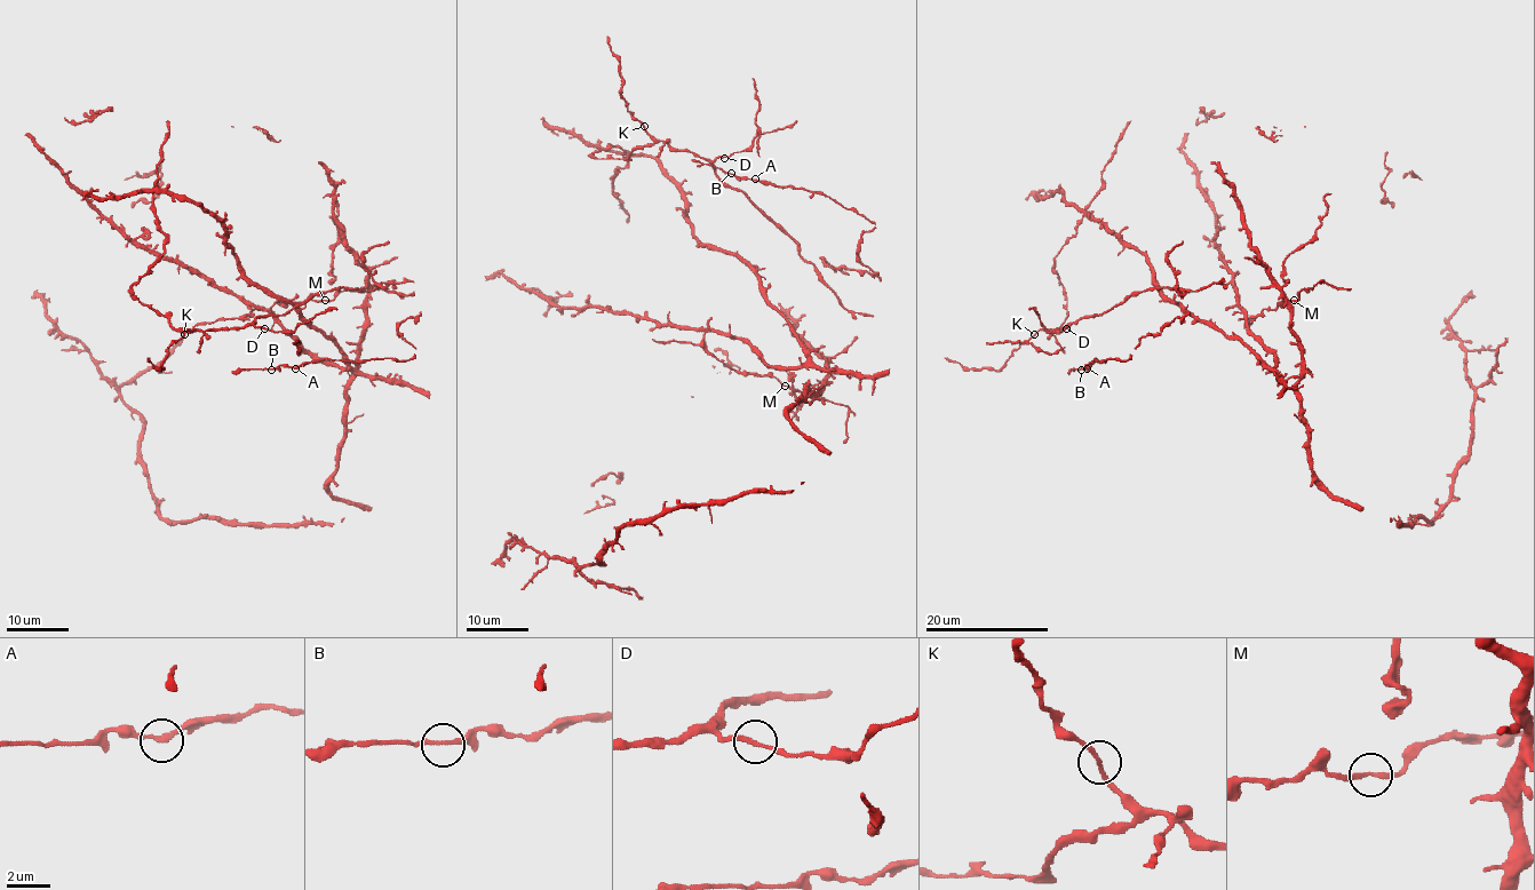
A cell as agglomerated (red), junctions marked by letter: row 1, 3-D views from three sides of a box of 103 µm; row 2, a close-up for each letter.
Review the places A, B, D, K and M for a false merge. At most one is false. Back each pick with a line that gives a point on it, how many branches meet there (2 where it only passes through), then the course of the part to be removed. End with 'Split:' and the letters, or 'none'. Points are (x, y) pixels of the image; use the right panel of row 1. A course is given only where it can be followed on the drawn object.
Split: none

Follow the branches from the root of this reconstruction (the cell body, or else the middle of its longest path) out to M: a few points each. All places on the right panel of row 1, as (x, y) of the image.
M: (1144, 255), (1169, 299), (1272, 368), (1275, 356), (1233, 308), (1249, 319), (1294, 300)

